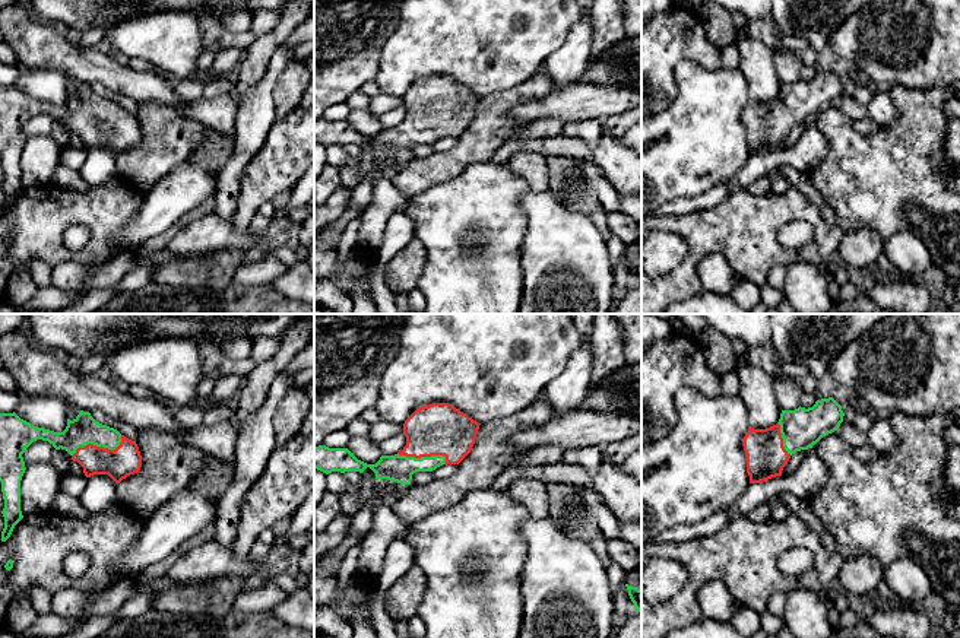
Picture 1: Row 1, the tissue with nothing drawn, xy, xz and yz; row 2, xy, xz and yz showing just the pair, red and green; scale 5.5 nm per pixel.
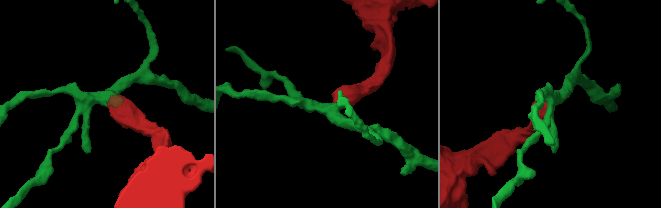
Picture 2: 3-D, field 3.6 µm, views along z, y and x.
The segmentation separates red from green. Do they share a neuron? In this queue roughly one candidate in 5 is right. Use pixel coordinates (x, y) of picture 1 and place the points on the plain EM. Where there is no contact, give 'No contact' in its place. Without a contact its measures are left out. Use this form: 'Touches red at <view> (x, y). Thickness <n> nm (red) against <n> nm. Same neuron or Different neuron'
Touches red at xy (98, 120). Thickness 170 nm (red) against 160 nm. Same neuron

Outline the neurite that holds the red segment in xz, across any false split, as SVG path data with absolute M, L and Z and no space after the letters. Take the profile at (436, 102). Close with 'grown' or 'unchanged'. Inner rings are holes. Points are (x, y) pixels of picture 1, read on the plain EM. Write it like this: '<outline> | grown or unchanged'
M449 76L416 82L403 96L406 118L395 128L381 128L376 137L358 133L348 121L314 121L314 142L359 145L370 140L376 152L411 158L416 145L433 145L443 137L459 137L472 123L479 102L476 93Z | grown

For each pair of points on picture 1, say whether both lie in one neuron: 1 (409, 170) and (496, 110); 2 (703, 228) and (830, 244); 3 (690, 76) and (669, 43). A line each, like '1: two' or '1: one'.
1: one
2: one
3: two

